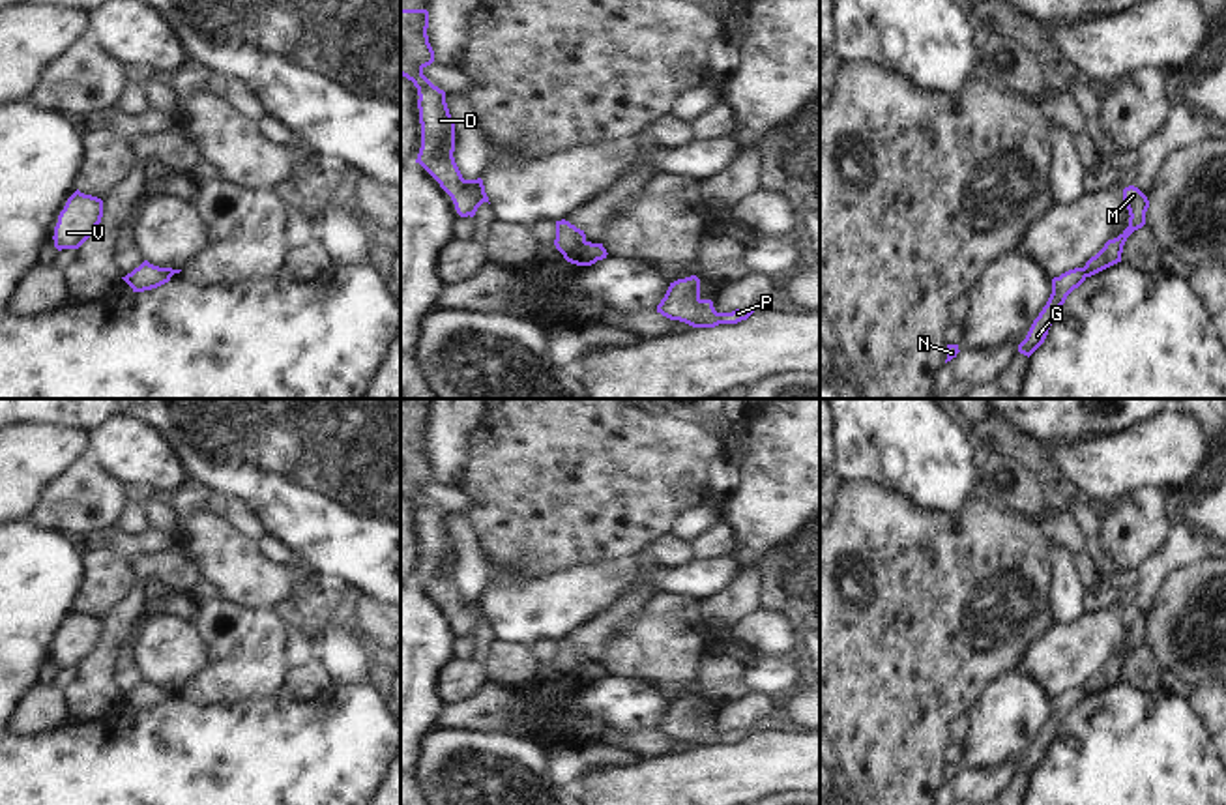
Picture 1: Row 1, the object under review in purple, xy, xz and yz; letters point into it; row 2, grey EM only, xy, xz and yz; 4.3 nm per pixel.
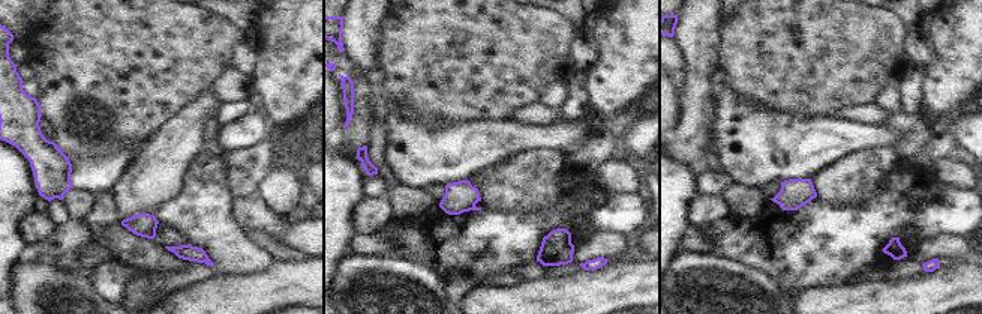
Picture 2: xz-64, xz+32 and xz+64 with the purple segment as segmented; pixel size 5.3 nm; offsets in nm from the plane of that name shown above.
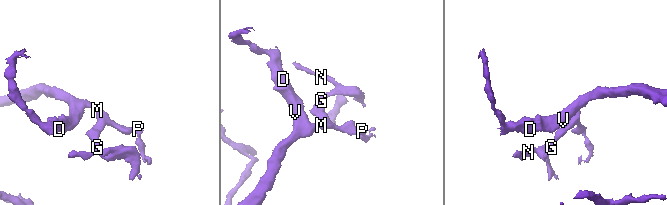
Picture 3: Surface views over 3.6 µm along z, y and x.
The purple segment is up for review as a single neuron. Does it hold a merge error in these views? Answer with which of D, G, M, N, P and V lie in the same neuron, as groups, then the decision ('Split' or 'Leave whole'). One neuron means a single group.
Groups: D M P V / G N. Split.

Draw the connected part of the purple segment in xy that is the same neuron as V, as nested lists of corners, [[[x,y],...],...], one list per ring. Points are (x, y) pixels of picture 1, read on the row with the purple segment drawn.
[[[77,189],[58,215],[52,236],[54,247],[58,251],[79,249],[95,232],[101,217],[103,200]]]

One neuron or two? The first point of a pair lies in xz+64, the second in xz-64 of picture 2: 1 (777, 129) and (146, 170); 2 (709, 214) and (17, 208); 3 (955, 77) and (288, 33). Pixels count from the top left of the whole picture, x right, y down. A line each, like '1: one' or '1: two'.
1: two
2: two
3: one

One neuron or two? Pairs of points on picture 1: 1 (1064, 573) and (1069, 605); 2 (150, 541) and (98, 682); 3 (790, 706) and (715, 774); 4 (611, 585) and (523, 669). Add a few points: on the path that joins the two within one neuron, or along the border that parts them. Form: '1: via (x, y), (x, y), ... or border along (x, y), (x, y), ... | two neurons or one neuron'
1: via (1065, 581), (1067, 598) | one neuron
2: border along (167, 549), (139, 553), (128, 558) | two neurons
3: border along (783, 723), (800, 729) | two neurons
4: border along (496, 637), (526, 644) | two neurons

